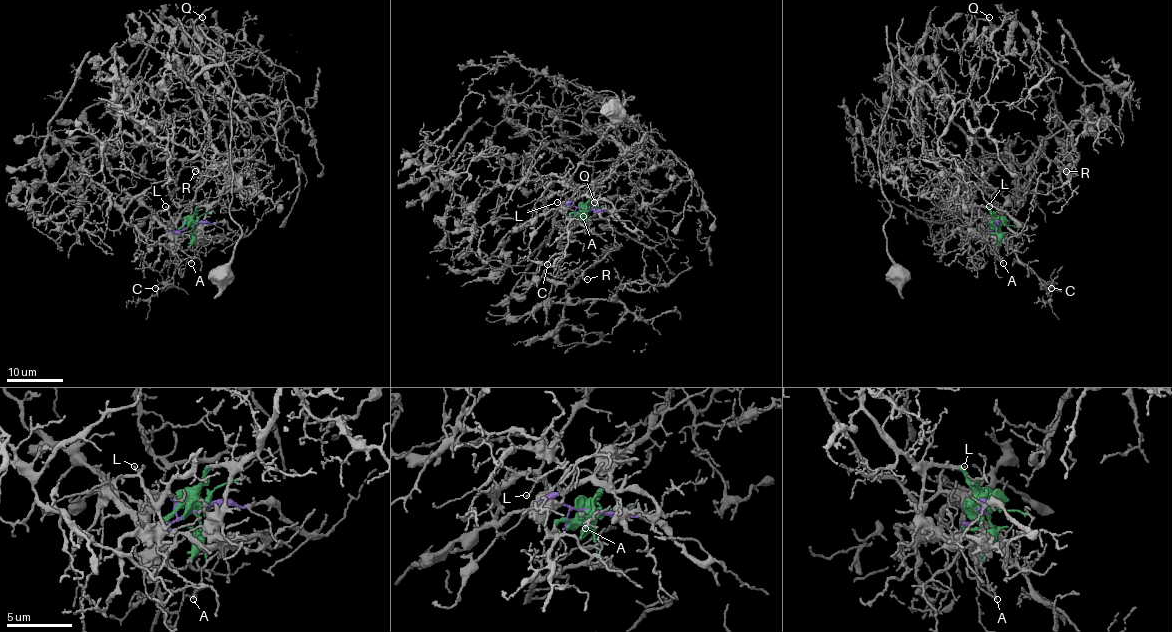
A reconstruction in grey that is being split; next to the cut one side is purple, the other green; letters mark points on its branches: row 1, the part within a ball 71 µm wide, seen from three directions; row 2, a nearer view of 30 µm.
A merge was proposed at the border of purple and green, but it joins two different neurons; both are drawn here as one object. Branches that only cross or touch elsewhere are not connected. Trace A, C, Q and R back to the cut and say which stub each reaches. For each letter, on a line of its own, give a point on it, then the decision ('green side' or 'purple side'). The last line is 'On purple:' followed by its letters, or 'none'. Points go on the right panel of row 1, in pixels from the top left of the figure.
A: (1003, 263) | green side
C: (1051, 288) | green side
Q: (989, 17) | purple side
R: (1066, 171) | purple side
On purple: Q, R

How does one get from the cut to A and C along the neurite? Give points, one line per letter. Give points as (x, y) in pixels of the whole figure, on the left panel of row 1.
A: (192, 225), (196, 249), (190, 263)
C: (192, 225), (186, 224), (179, 231), (173, 276), (155, 289)

